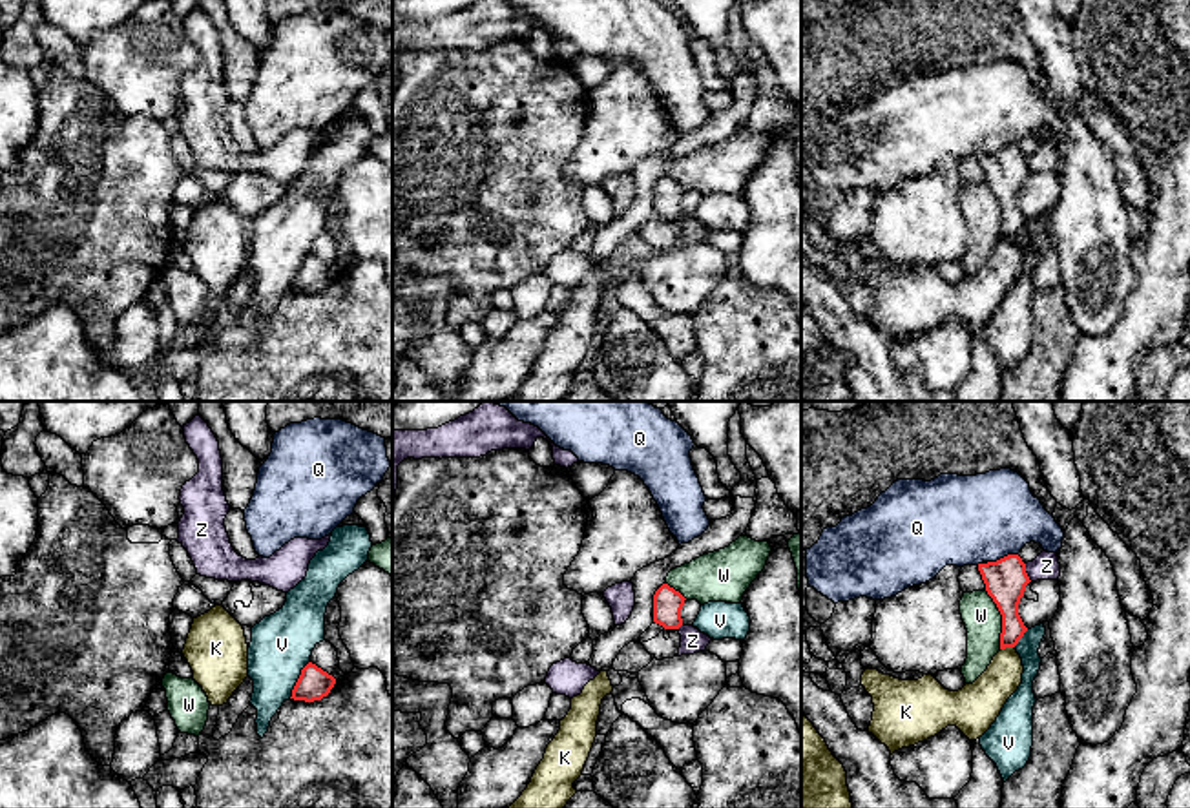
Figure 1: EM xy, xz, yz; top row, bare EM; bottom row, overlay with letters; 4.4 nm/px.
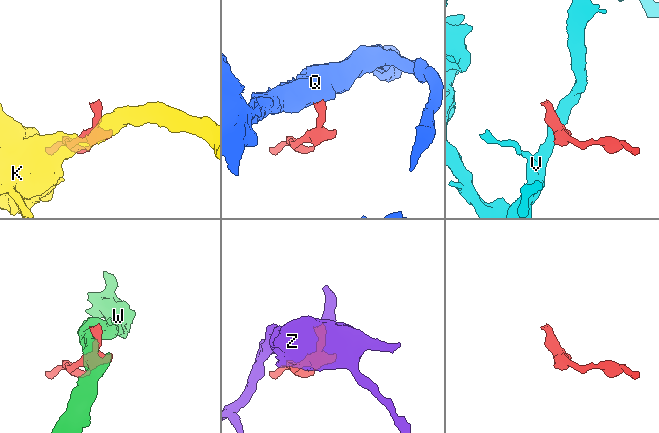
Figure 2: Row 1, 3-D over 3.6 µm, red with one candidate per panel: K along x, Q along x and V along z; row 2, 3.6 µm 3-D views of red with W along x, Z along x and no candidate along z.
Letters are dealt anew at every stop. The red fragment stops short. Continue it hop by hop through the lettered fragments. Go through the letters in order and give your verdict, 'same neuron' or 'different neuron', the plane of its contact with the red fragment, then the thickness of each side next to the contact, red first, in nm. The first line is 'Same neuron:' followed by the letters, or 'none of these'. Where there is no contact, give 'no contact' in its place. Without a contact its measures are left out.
Same neuron: none of these
K: different neuron; contact in yz; calibres 150 and 170 nm
Q: different neuron; contact in yz; calibres 190 and 400 nm
V: different neuron; contact in xy; calibres 140 and 280 nm
W: different neuron; contact in yz; calibres 190 and 160 nm
Z: different neuron; contact in yz; calibres 190 and 120 nm

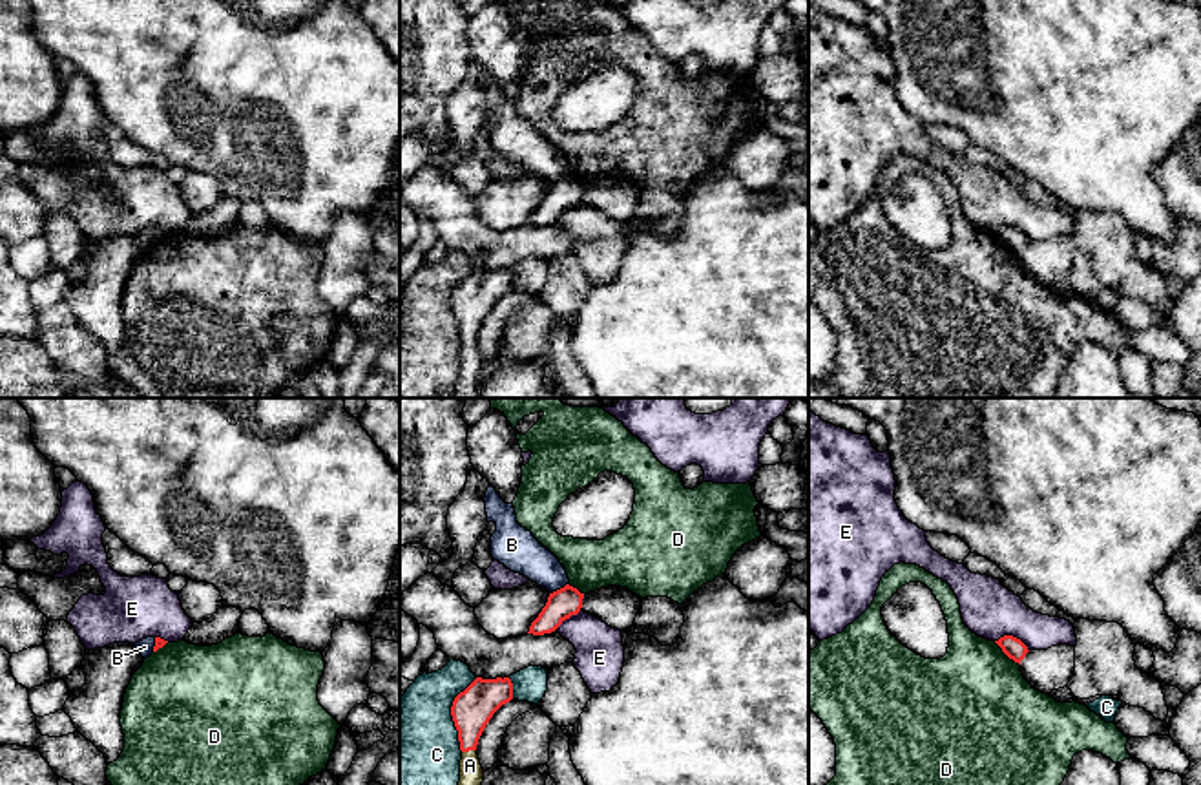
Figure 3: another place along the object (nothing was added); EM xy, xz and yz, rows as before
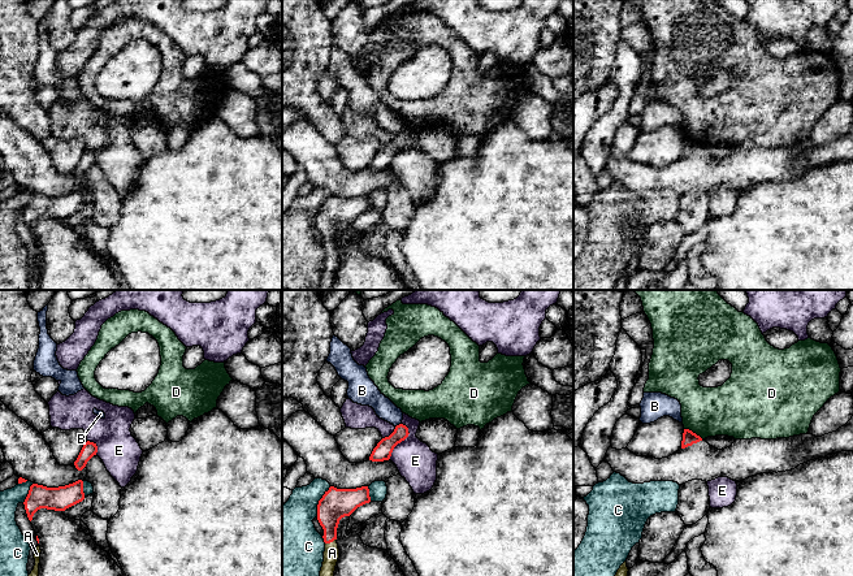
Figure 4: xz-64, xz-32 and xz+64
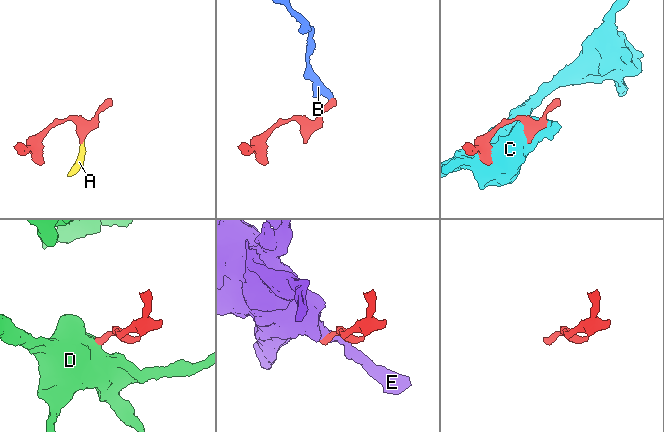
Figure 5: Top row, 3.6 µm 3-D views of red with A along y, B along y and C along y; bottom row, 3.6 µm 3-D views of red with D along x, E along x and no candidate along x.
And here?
Same neuron: A
A: same neuron; contact in xz; calibres 180 and 110 nm
B: different neuron; contact in xz; calibres 130 and 180 nm
C: different neuron; contact in xz; calibres 180 and 280 nm
D: different neuron; contact in yz; calibres 90 and 480 nm
E: different neuron; contact in yz; calibres 90 and 240 nm

